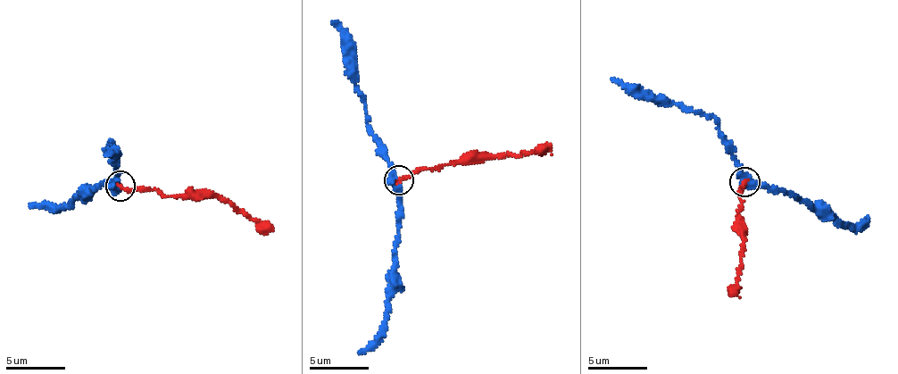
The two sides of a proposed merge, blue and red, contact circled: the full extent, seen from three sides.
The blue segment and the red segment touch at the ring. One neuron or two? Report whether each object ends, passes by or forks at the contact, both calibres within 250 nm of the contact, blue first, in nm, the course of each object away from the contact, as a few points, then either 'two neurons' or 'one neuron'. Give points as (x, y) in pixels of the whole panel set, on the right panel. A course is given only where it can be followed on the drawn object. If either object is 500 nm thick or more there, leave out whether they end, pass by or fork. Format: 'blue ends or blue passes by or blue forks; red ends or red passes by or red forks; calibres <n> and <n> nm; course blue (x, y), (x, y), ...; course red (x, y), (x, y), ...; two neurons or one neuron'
blue passes by; red ends; calibres 480 and 200 nm; course blue (744, 180), (733, 146), (712, 117), (683, 111), (676, 103), (659, 105), (636, 98), (611, 78); course red (745, 181), (738, 195), (742, 203), (737, 211), (745, 240), (735, 278), (739, 297); two neurons

